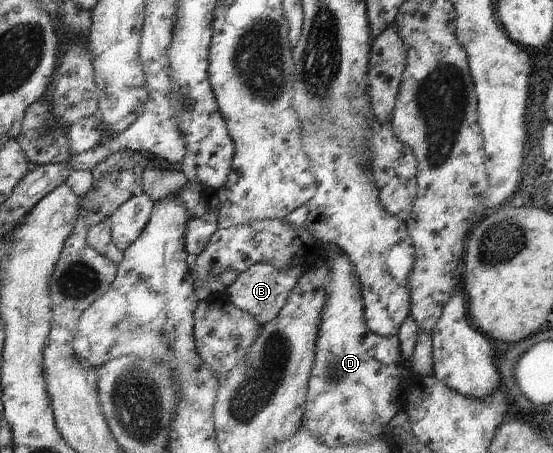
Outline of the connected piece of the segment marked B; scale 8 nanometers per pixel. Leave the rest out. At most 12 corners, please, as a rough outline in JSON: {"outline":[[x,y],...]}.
{"outline":[[266,262],[227,288],[234,307],[259,327],[277,318],[304,267]]}

